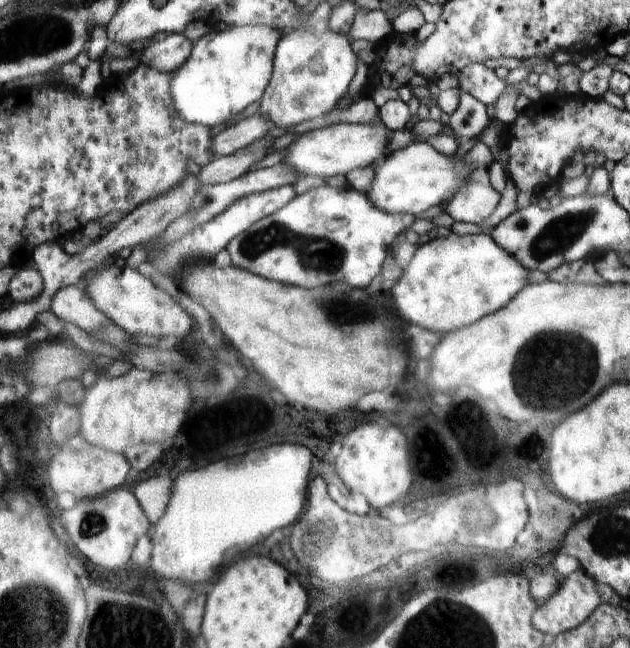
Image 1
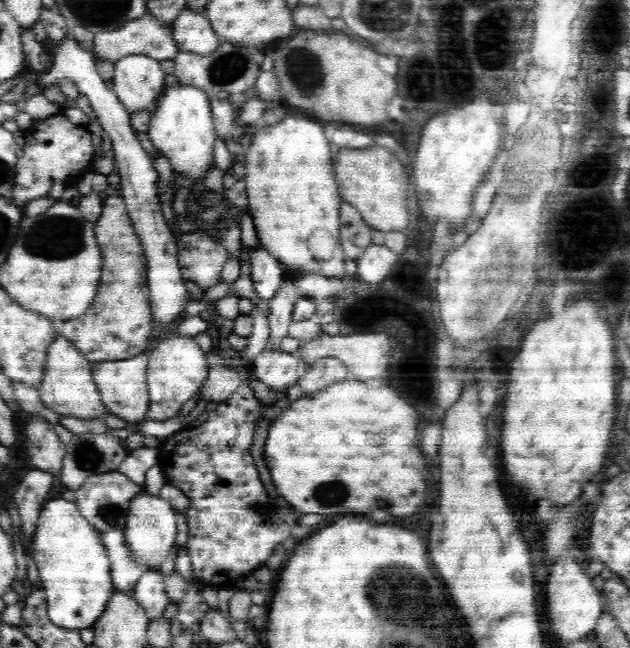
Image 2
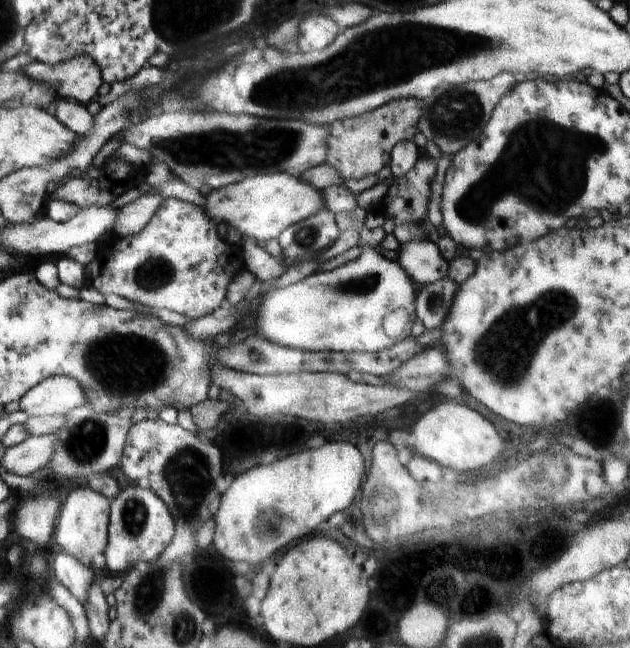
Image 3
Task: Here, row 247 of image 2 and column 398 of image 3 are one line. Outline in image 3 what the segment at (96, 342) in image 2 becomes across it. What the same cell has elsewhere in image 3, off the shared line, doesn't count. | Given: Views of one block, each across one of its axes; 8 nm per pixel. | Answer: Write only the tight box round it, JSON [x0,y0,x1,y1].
[325,98,422,180]

